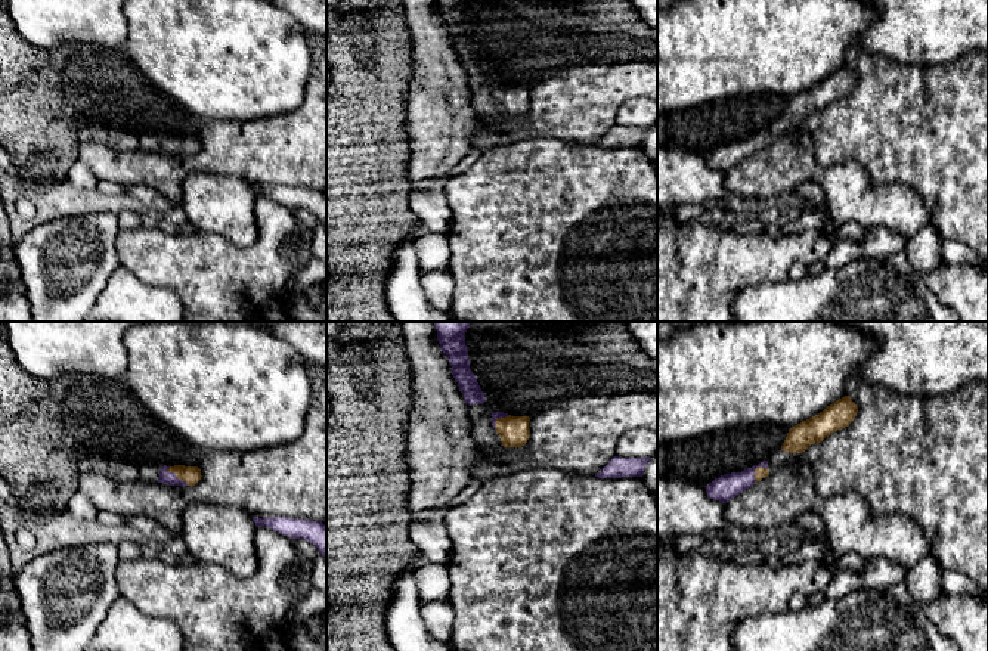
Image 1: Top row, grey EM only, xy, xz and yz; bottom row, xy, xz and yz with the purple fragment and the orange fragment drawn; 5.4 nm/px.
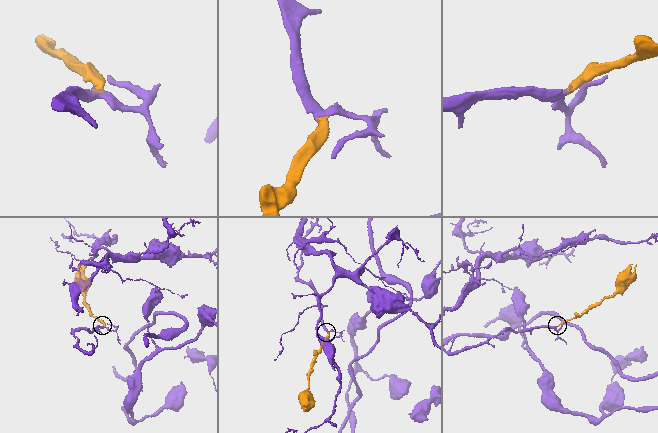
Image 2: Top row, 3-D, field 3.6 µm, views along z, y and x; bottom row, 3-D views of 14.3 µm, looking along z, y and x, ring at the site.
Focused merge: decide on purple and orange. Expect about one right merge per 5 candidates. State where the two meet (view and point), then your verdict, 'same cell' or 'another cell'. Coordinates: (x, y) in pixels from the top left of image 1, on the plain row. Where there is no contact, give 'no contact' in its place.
xy (176, 146) | same cell

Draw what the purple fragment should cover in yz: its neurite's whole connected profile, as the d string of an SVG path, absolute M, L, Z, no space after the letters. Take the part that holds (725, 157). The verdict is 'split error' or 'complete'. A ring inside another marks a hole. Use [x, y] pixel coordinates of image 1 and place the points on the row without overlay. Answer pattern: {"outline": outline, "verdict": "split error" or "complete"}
{"outline": "M764 130L741 142L731 142L715 148L706 155L706 161L710 168L727 173L768 145L768 130Z", "verdict": "split error"}

